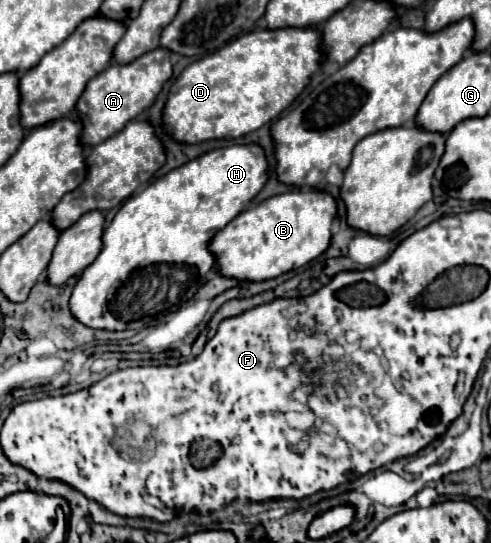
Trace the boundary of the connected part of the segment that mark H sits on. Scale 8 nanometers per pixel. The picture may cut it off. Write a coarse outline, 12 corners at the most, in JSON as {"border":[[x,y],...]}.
{"border":[[248,143],[136,191],[72,315],[138,331],[186,305],[212,237],[262,191]]}

